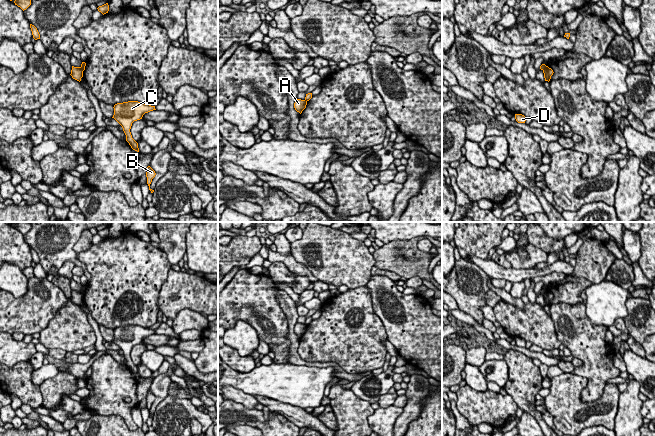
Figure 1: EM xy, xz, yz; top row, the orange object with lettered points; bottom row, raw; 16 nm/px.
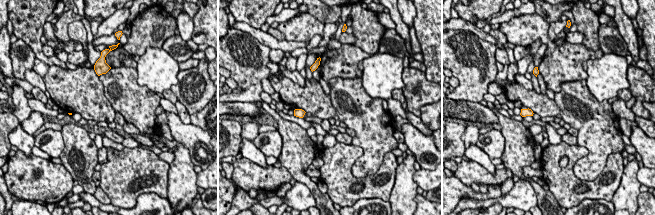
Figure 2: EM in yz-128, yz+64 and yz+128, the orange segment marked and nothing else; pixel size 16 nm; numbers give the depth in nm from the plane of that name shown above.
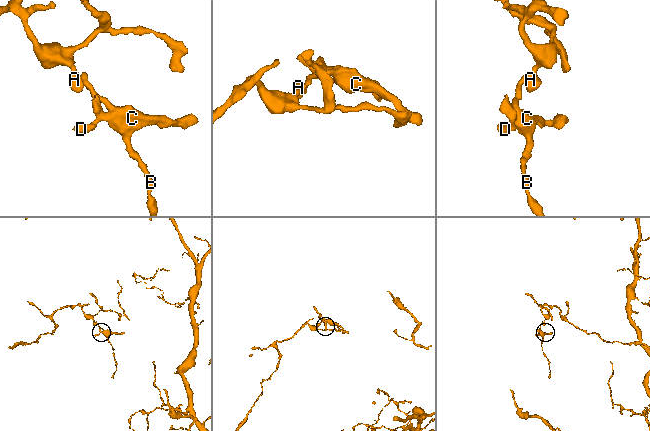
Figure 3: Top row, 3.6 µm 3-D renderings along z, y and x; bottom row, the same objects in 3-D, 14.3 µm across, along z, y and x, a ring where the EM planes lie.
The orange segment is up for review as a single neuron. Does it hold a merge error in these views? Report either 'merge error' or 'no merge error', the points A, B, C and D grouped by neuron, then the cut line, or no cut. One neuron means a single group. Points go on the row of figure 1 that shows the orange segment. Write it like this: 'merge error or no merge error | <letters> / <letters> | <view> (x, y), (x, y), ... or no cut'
merge error | A / B C D | yz (545, 65), (543, 70)

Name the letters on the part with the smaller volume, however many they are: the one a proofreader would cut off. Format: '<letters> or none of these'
B, C, D

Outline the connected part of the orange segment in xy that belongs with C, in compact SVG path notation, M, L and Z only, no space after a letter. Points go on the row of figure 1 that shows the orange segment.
M128 101L114 105L114 118L123 128L126 141L131 148L139 152L138 143L132 138L130 129L134 121L142 119L145 113L156 110L155 106L144 104L138 101Z

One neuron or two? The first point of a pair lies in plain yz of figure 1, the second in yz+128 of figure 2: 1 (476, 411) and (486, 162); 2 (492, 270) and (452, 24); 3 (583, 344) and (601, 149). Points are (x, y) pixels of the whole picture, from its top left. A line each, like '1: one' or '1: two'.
1: two
2: one
3: one

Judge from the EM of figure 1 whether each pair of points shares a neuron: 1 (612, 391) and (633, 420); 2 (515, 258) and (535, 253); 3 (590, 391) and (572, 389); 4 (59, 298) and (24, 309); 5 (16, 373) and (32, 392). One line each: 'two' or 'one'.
1: two
2: one
3: two
4: one
5: one

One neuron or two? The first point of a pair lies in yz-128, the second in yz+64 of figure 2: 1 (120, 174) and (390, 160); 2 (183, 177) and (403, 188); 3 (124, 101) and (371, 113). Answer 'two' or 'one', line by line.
1: one
2: one
3: one

